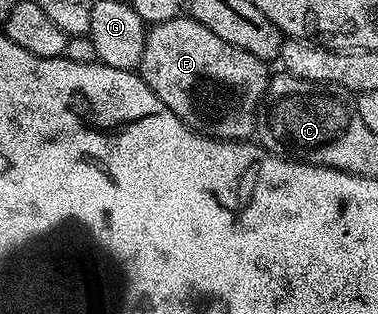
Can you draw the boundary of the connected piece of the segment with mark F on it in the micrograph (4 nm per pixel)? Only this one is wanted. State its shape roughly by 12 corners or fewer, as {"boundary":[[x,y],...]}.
{"boundary":[[191,17],[152,24],[139,74],[194,131],[245,141],[271,78]]}

